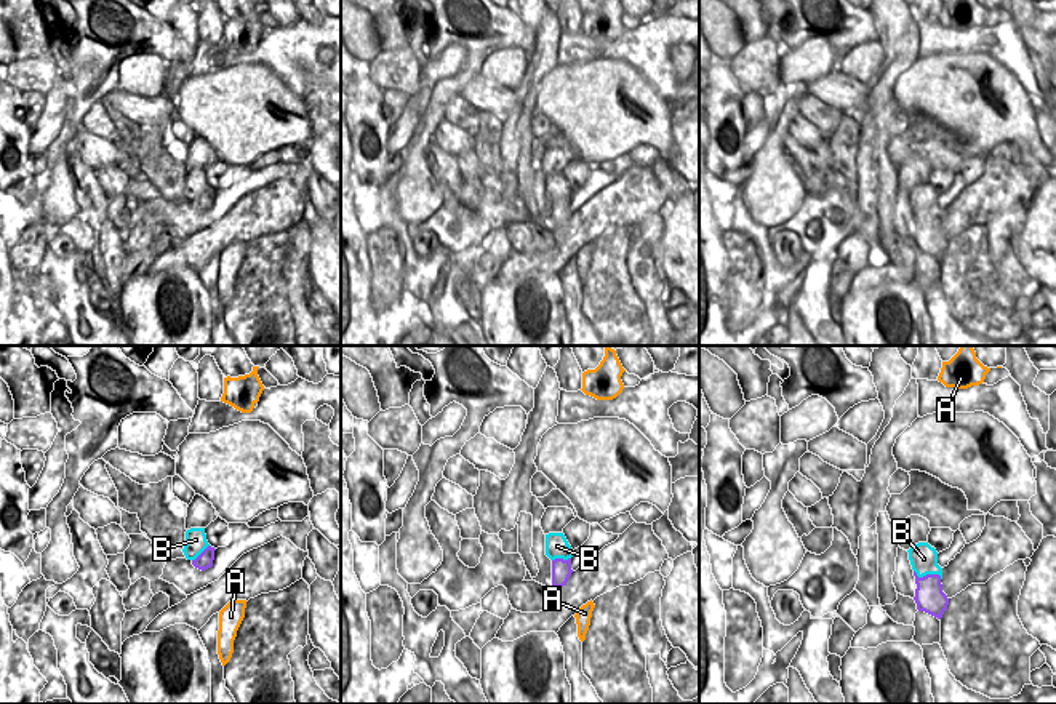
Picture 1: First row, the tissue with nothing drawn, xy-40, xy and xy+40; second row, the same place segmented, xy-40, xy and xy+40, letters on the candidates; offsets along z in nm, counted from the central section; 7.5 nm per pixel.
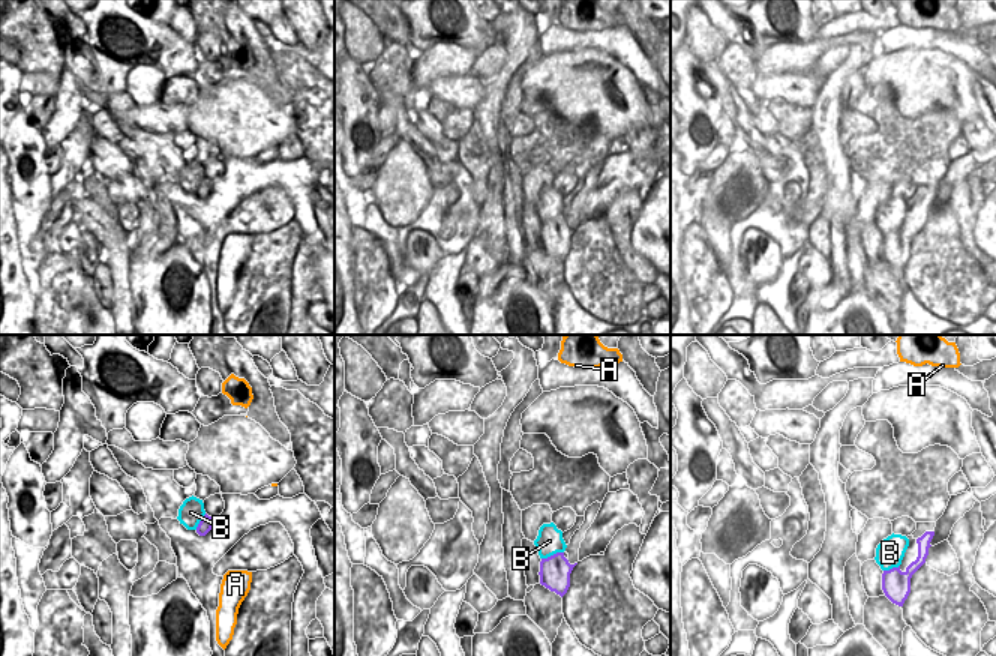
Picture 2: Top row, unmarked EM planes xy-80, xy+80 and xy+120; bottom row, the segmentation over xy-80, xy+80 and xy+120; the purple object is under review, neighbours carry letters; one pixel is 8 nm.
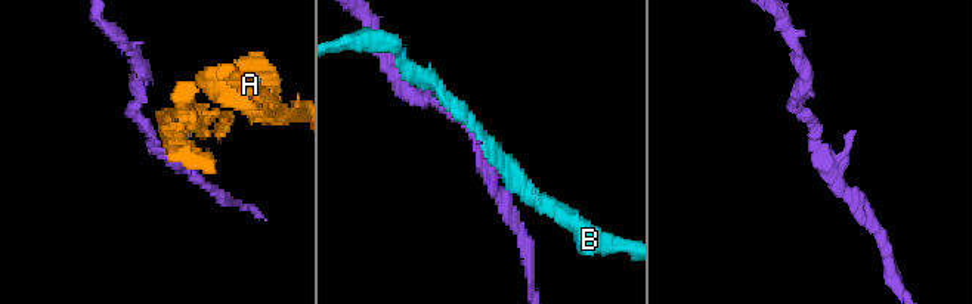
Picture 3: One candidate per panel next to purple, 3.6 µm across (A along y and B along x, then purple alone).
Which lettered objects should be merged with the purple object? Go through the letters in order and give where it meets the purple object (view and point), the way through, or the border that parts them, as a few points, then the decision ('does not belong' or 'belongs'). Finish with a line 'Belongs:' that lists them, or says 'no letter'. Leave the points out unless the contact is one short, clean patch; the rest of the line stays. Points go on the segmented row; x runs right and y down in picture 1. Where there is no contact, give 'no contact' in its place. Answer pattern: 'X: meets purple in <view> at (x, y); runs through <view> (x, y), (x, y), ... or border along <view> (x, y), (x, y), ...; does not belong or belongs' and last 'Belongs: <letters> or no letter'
A: no contact; does not belong
B: meets purple in xy+40 at (927, 575); does not belong
Belongs: no letter

